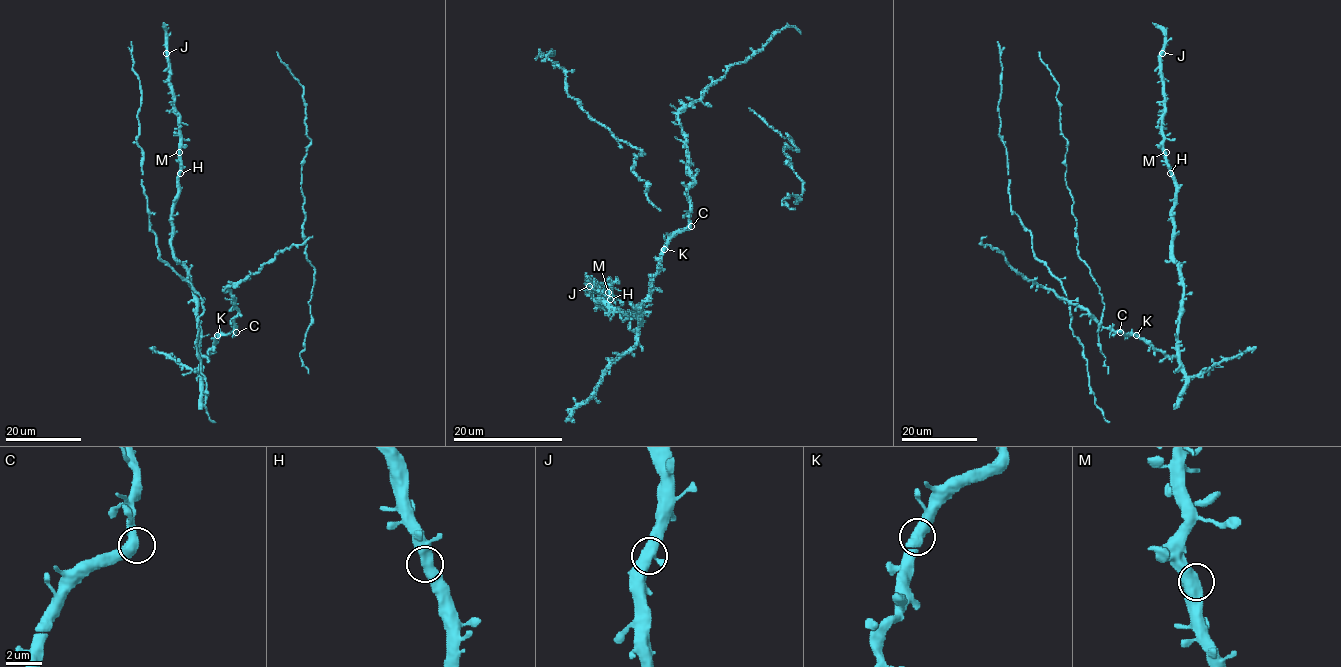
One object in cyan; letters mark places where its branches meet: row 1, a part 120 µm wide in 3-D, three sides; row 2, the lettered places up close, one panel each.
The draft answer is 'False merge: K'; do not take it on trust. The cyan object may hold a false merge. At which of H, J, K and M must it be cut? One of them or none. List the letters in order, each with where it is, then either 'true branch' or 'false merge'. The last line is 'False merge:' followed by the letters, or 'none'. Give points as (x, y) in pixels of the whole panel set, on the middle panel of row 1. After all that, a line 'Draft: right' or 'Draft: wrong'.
H: at (610, 299); true branch
J: at (589, 286); true branch
K: at (664, 249); true branch
M: at (608, 292); true branch
False merge: none
Draft: wrong

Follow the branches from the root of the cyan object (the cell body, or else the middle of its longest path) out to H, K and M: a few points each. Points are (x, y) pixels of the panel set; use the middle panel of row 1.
H: (687, 226), (670, 240), (661, 270), (652, 279), (652, 290), (629, 316), (597, 303), (607, 306), (610, 299)
K: (687, 226), (663, 249)
M: (687, 226), (670, 240), (661, 270), (652, 279), (652, 290), (629, 316), (597, 303), (607, 306), (608, 292)

